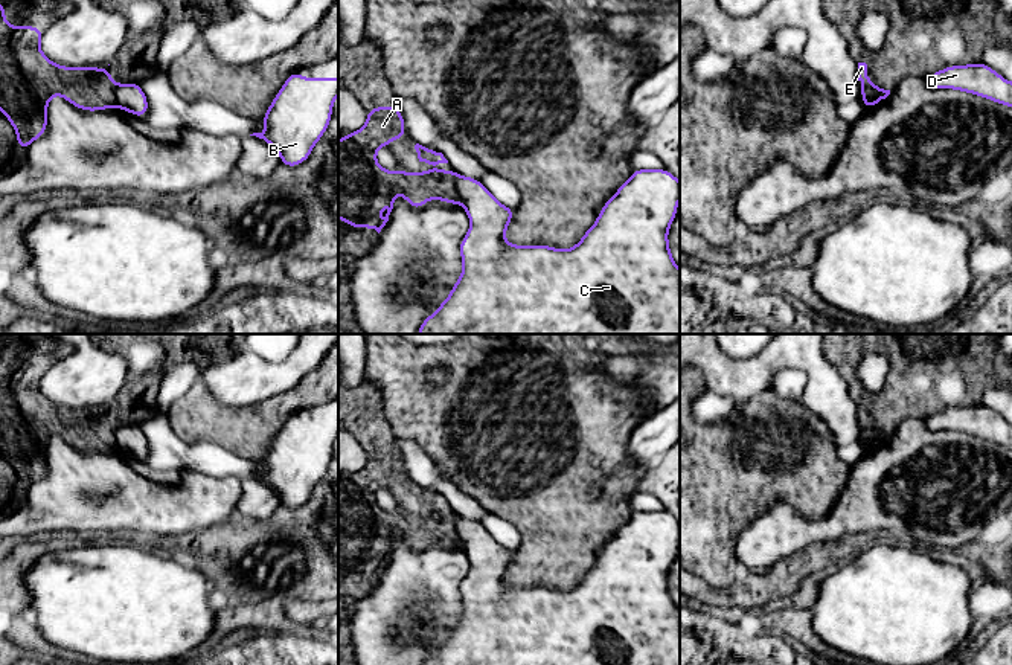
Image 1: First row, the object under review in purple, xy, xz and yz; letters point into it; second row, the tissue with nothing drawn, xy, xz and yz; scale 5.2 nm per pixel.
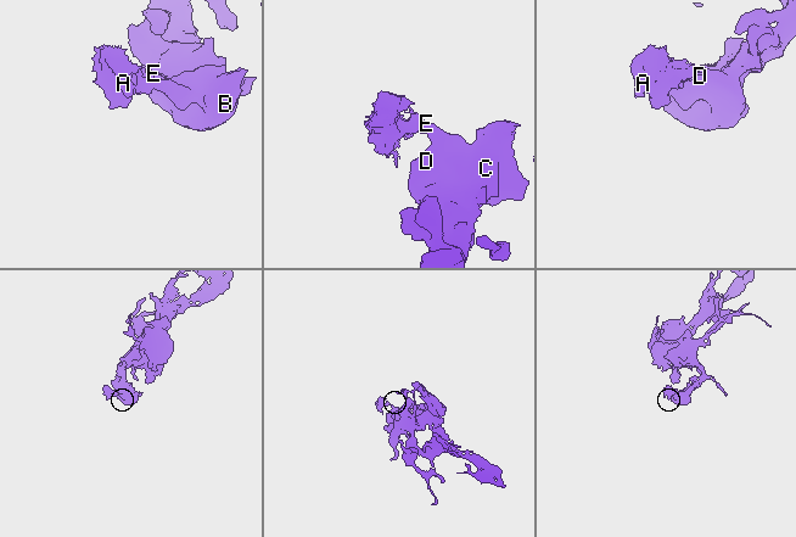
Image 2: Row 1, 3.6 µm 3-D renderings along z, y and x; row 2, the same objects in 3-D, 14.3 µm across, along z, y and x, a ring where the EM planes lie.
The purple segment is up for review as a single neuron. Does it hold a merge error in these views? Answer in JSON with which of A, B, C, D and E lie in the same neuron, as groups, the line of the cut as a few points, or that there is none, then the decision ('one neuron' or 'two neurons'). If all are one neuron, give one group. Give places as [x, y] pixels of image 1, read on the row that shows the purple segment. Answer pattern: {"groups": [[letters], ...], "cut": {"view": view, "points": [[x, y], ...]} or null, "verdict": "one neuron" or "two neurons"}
{"groups": [["A", "E"], ["B", "C", "D"]], "cut": {"view": "xz", "points": [[456, 176], [459, 202]]}, "verdict": "two neurons"}

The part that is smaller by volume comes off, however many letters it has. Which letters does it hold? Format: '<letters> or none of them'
A, E

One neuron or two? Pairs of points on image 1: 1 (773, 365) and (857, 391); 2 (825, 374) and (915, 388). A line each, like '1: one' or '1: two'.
1: two
2: two

